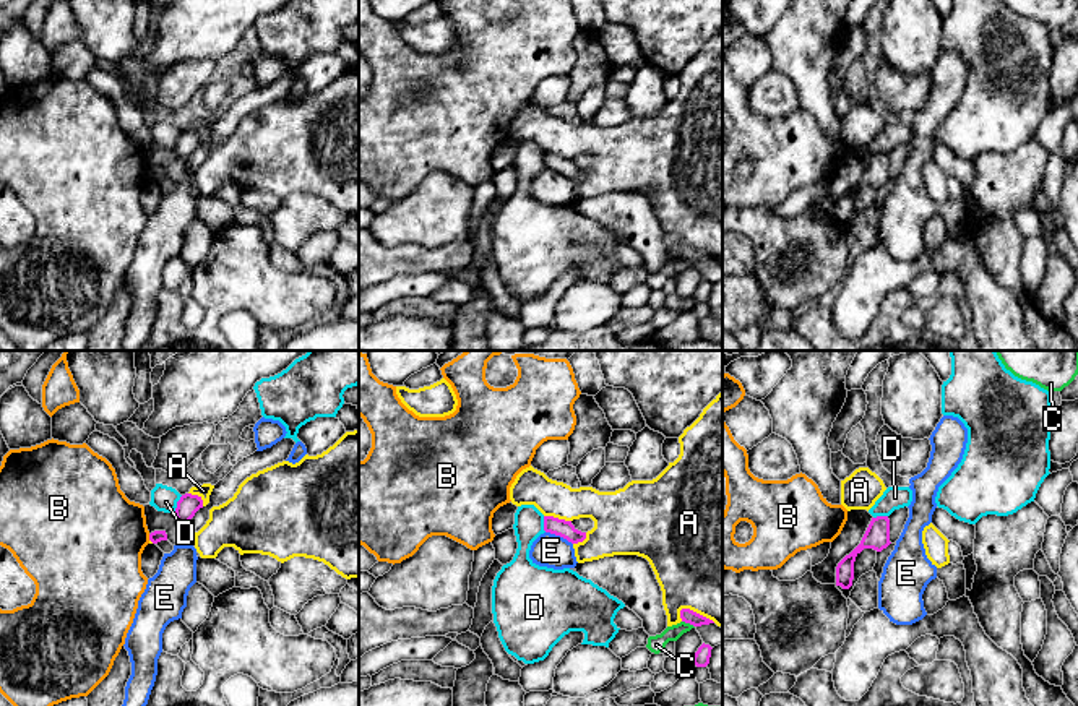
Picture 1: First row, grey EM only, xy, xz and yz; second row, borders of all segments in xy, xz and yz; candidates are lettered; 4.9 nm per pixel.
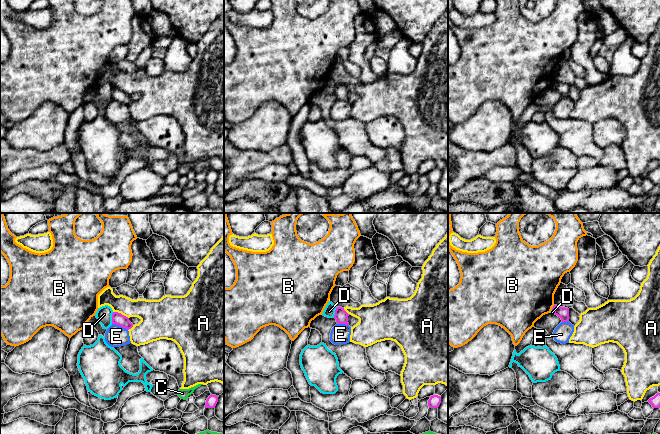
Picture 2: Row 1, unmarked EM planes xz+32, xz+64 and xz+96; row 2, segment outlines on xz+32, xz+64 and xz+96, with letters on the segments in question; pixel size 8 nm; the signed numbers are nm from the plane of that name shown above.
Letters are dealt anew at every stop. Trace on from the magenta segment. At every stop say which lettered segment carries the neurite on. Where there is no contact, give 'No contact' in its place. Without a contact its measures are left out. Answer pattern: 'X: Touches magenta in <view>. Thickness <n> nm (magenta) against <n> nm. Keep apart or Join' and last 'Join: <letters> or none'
A: Touches magenta in xz. Thickness 70 nm (magenta) against 500 nm. Keep apart
B: Touches magenta in xy. Thickness 60 nm (magenta) against 460 nm. Keep apart
C: Touches magenta in xz. Thickness 70 nm (magenta) against 90 nm. Keep apart
D: Touches magenta in xy. Thickness 100 nm (magenta) against 130 nm. Keep apart
E: Touches magenta in xz. Thickness 90 nm (magenta) against 170 nm. Keep apart
Join: none

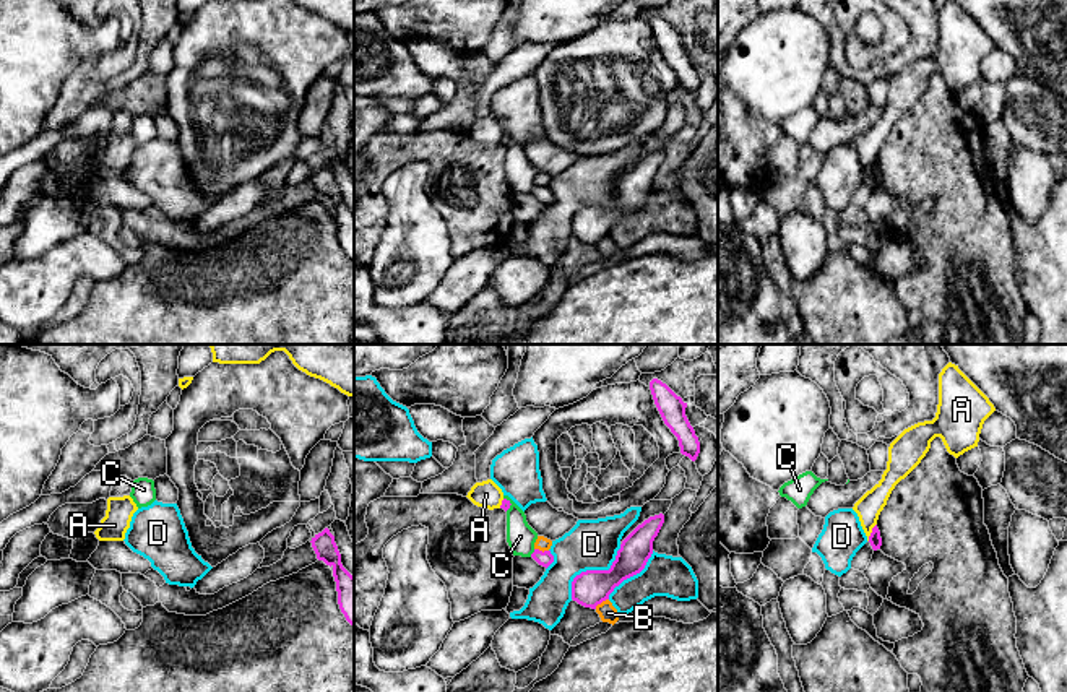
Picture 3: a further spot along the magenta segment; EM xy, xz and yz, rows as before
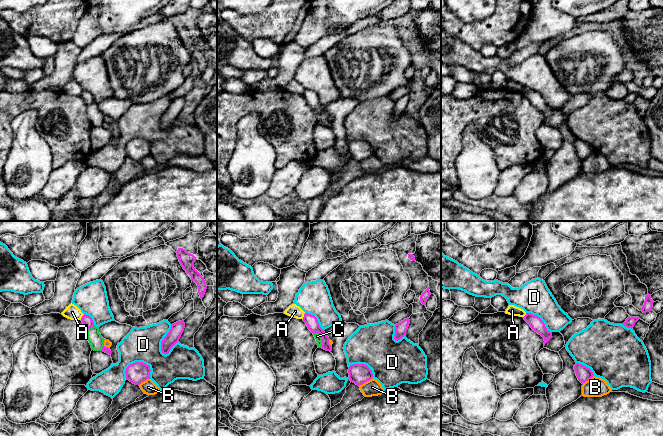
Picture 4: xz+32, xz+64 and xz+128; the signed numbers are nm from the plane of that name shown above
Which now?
A: Touches magenta in yz. Thickness 60 nm (magenta) against 120 nm. Keep apart
B: Touches magenta in xz. Thickness 180 nm (magenta) against 90 nm. Keep apart
C: Touches magenta in xz. Thickness 70 nm (magenta) against 140 nm. Keep apart
D: Touches magenta in xz. Thickness 180 nm (magenta) against 260 nm. Keep apart
Join: none

